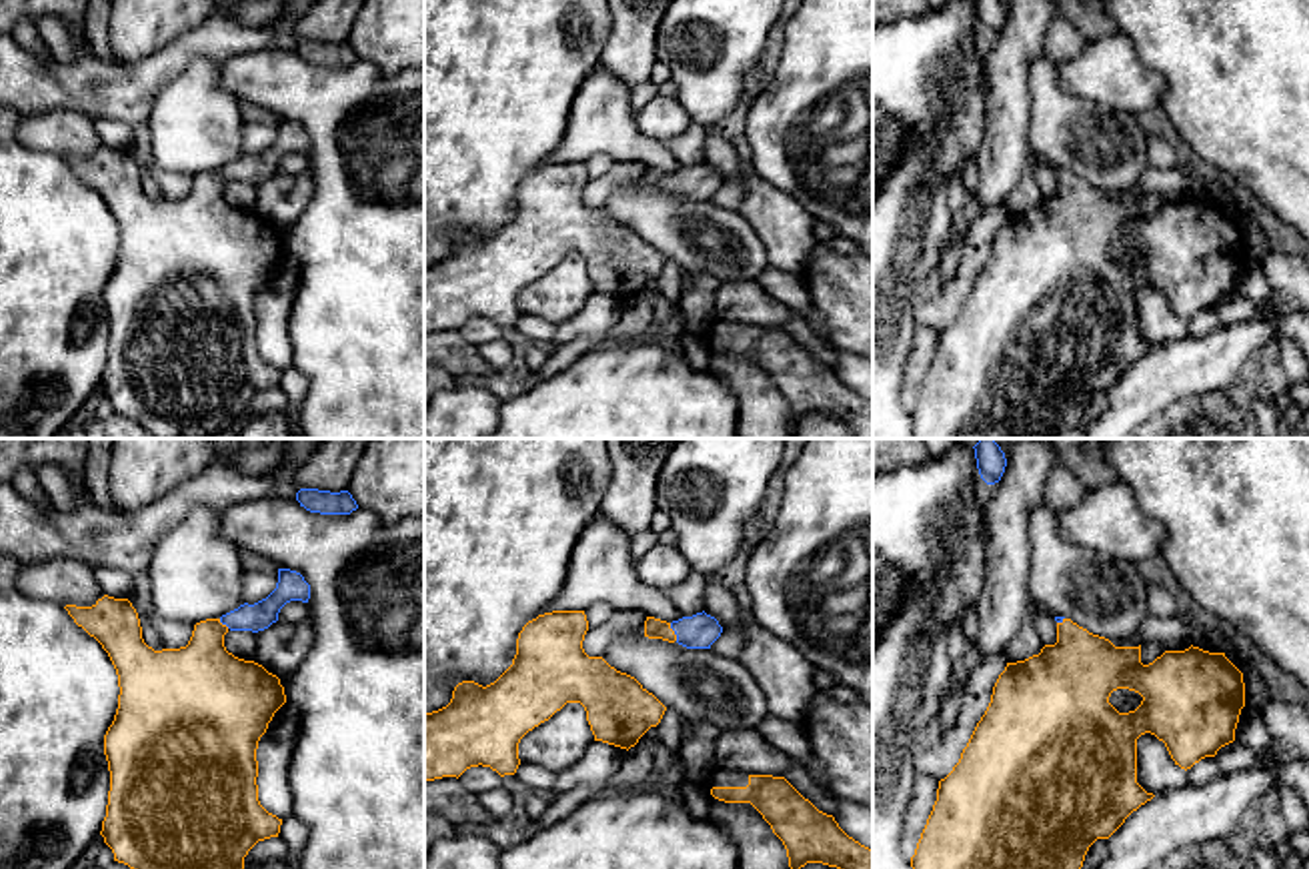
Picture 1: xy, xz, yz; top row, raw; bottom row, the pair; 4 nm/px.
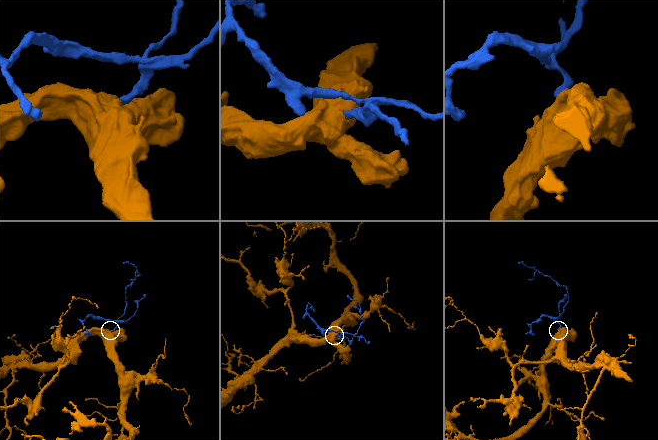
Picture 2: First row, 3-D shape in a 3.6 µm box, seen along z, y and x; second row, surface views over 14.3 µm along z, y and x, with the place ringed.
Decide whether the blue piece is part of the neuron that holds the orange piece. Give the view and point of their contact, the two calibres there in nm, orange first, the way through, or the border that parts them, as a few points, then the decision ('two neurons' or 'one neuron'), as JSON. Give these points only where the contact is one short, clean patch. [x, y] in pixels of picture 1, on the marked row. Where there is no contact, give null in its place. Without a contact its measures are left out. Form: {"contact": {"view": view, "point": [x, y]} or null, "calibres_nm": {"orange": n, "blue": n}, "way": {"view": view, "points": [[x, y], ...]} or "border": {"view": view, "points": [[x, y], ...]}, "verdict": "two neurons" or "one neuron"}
{"contact": {"view": "xz", "point": [673, 631]}, "calibres_nm": {"orange": 80, "blue": 140}, "way": {"view": "xz", "points": [[653, 627], [673, 631], [699, 631]]}, "verdict": "one neuron"}

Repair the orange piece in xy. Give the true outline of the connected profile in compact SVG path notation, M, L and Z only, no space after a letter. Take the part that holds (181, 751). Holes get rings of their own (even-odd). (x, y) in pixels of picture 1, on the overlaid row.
M278 569L276 589L254 605L240 605L220 619L194 625L186 647L154 651L142 639L136 609L128 599L104 595L92 607L64 609L108 653L118 675L118 709L104 735L104 755L110 771L106 817L100 835L114 861L130 869L244 869L248 851L264 839L278 837L282 819L258 801L256 749L274 713L286 703L280 679L254 661L234 657L224 647L228 631L264 631L278 621L290 601L308 603L310 585L290 569Z

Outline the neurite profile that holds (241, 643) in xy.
M230 631L224 635L224 647L238 659L254 661L256 633L252 631Z

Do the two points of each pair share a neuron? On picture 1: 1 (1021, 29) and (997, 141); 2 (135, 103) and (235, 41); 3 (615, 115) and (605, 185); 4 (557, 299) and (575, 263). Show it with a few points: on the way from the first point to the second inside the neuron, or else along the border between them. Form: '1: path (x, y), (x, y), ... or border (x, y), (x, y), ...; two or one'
1: path (1007, 57), (1007, 113); one
2: path (155, 77), (187, 47), (209, 41); one
3: border (617, 161), (641, 161), (647, 167); two
4: path (563, 291), (571, 271); one

